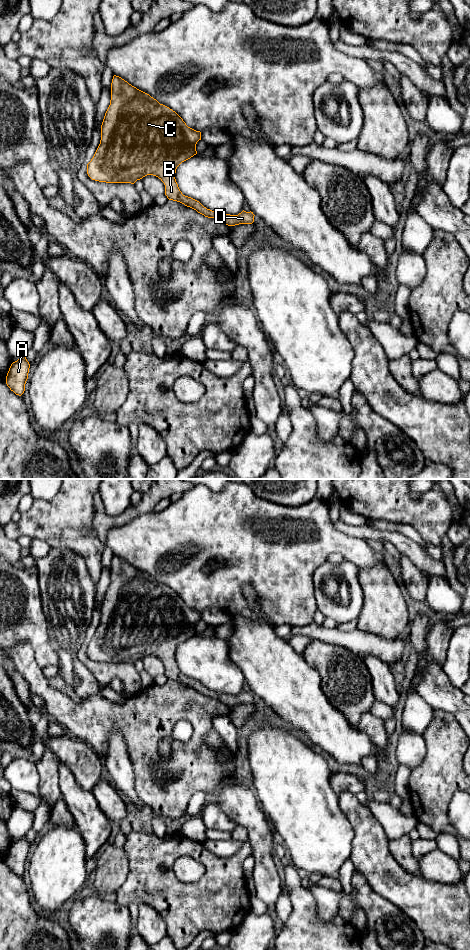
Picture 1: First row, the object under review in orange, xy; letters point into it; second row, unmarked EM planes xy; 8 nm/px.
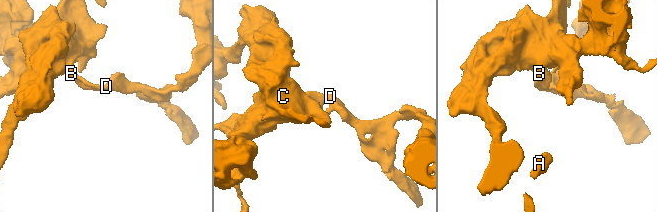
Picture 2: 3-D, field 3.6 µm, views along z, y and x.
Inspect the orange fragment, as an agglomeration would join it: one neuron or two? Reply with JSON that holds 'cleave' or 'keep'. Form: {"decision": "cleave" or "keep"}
{"decision": "keep"}

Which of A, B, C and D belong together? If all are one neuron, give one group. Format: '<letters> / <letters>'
A B C D

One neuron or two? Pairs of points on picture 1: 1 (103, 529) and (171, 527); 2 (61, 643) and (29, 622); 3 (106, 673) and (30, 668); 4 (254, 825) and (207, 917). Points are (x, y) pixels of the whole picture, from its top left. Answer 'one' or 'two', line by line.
1: two
2: two
3: two
4: two

